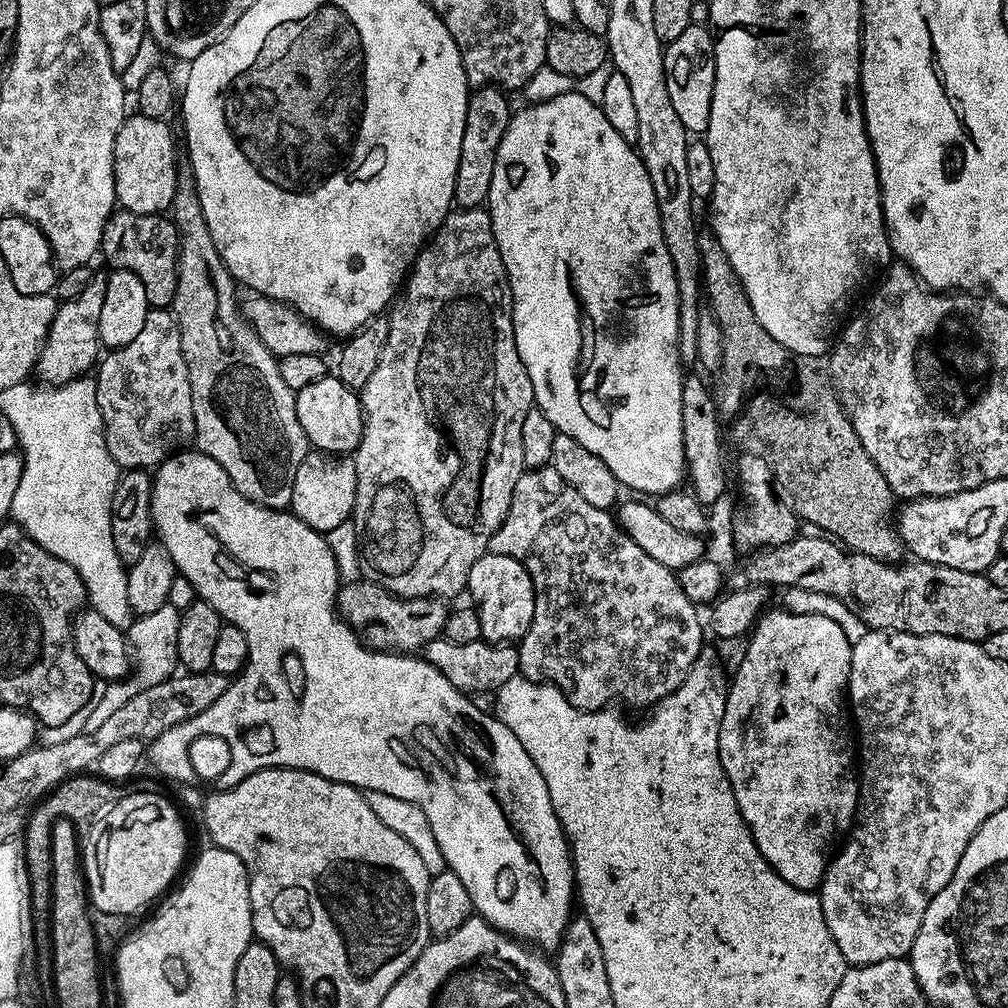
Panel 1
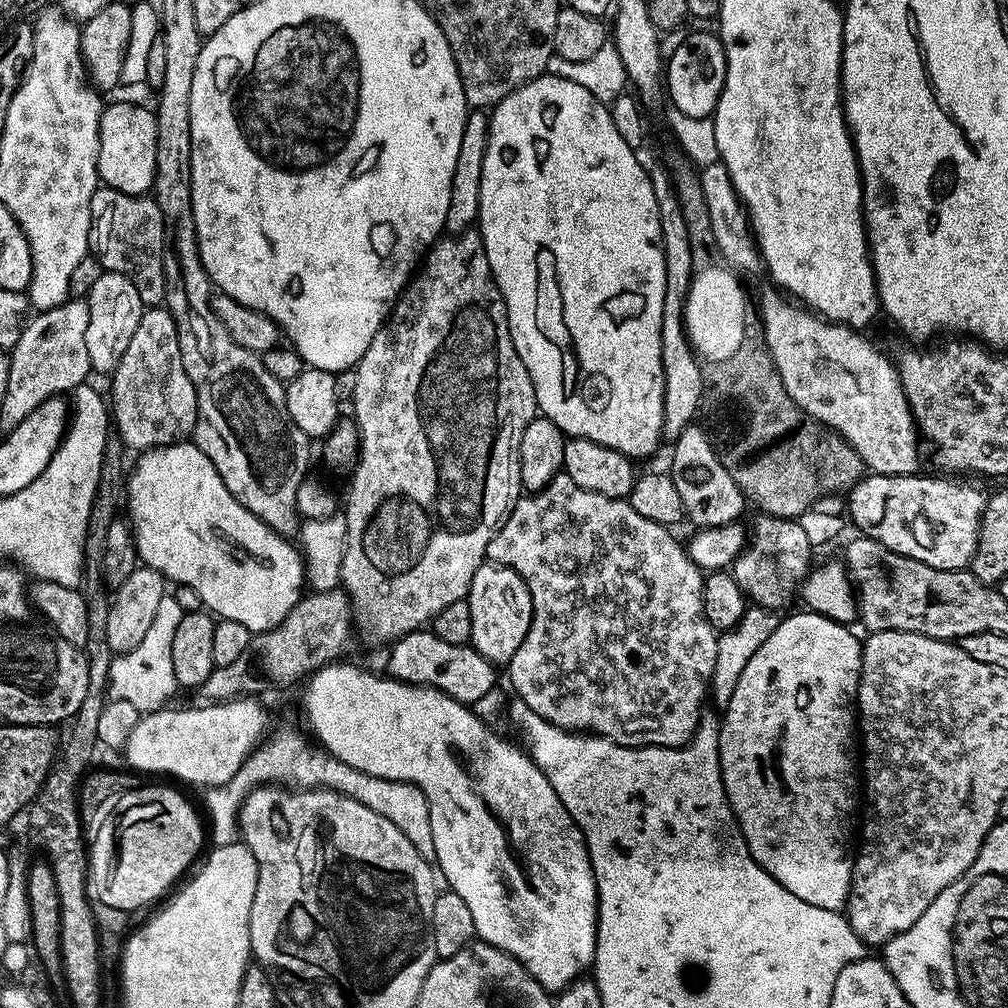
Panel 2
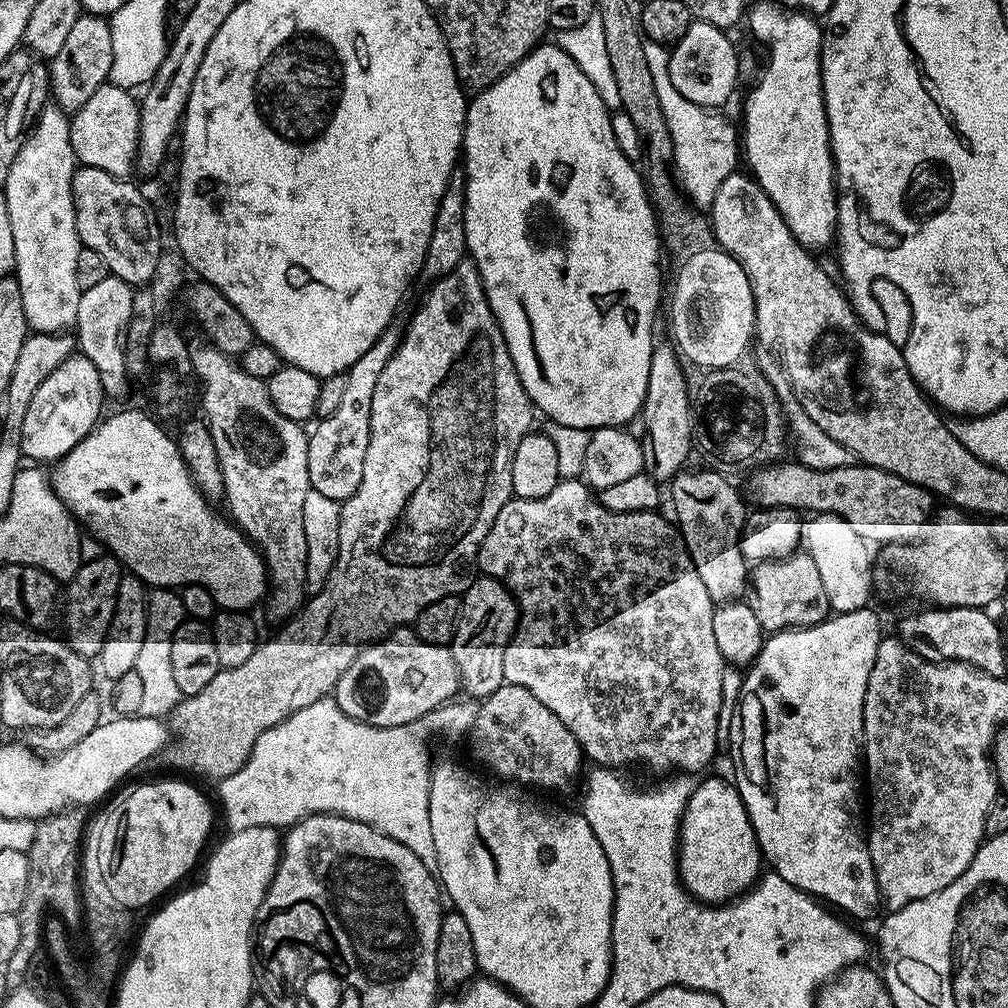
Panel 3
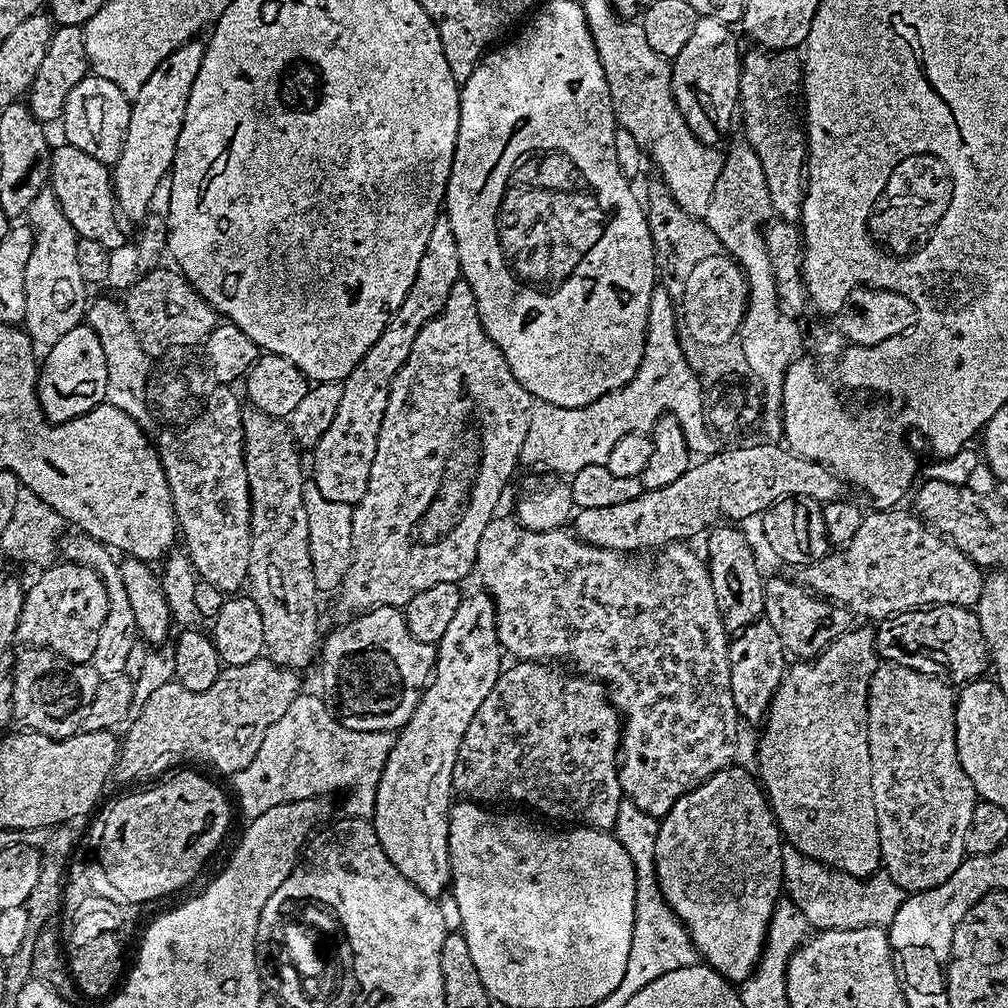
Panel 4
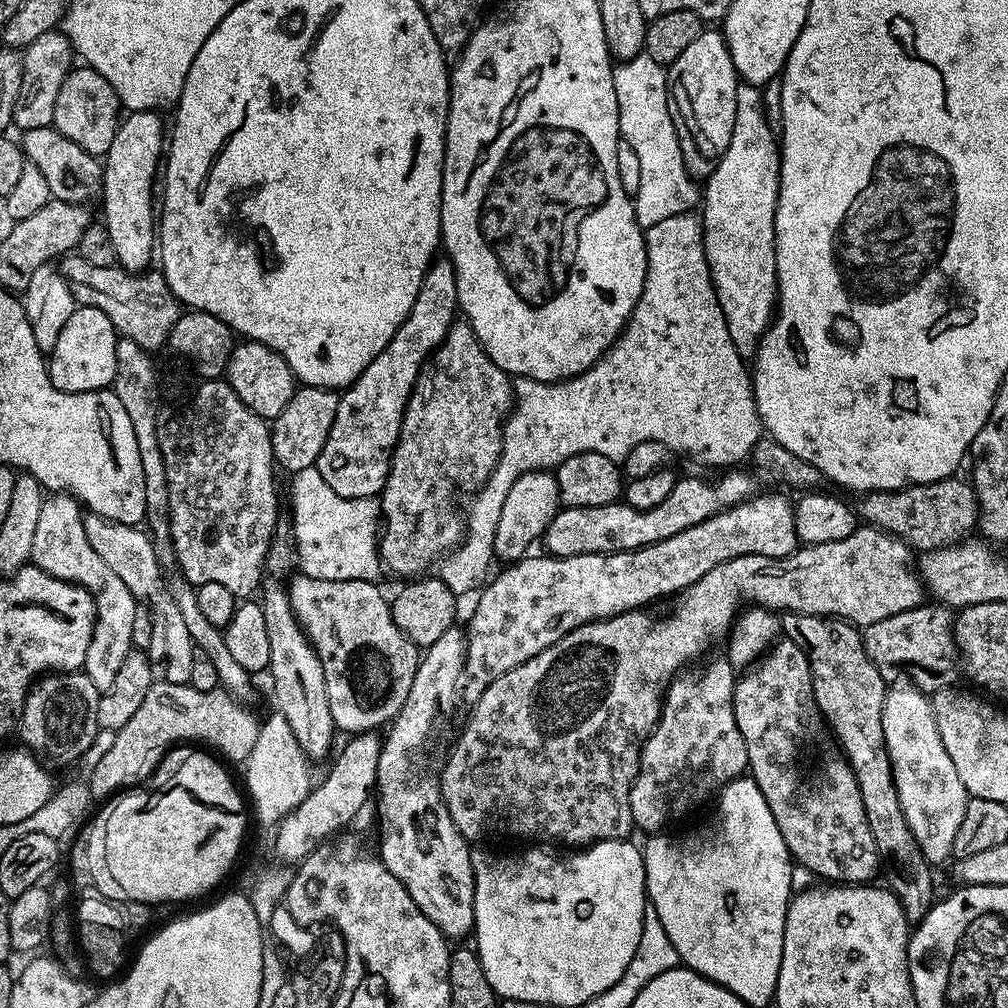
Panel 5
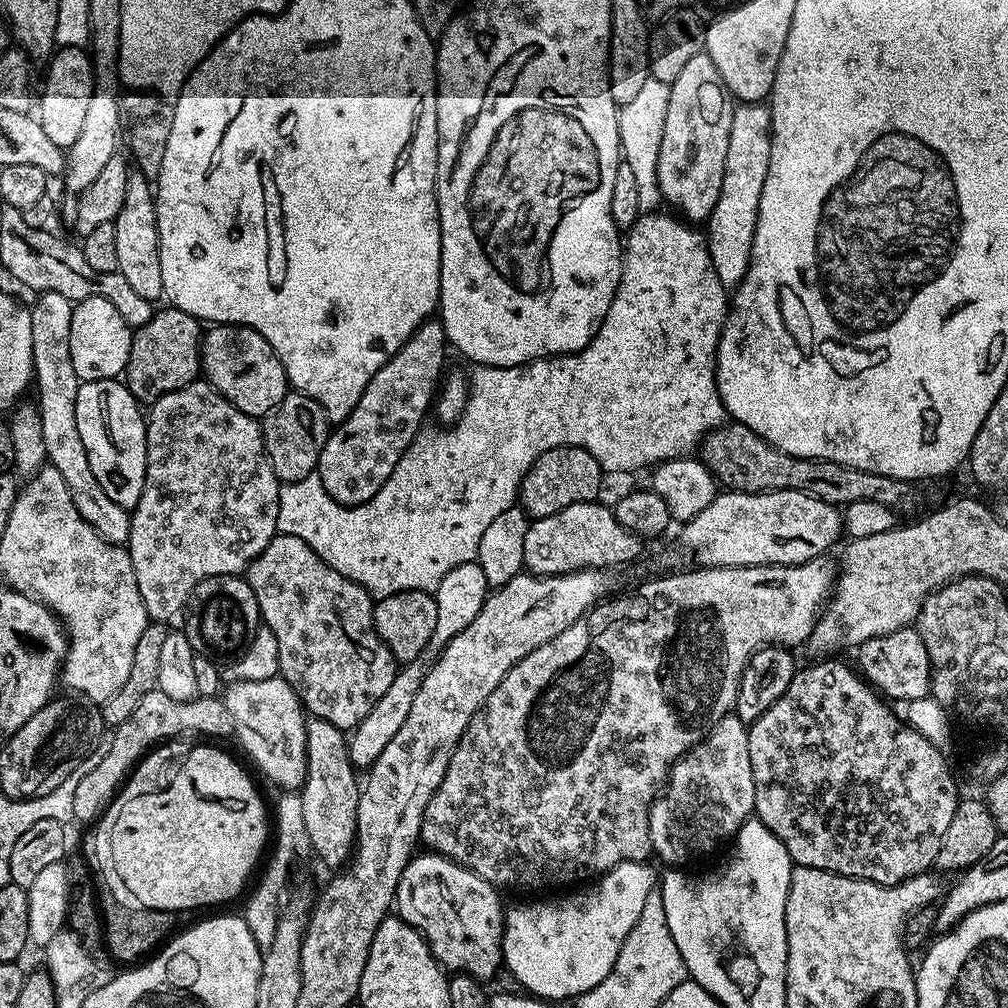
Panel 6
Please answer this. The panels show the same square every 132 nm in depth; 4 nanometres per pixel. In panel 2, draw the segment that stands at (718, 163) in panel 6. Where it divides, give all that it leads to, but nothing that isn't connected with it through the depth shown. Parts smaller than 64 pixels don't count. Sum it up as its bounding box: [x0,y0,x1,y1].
[666,32,728,118]

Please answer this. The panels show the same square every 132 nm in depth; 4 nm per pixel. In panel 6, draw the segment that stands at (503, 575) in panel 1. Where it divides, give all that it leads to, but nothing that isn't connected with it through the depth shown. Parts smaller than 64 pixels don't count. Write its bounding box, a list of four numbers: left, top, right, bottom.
[395,850,505,982]

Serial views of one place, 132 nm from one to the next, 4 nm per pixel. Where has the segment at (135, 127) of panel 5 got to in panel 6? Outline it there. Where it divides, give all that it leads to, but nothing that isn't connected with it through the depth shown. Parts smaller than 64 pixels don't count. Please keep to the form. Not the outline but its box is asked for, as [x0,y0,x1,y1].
[114,171,164,302]

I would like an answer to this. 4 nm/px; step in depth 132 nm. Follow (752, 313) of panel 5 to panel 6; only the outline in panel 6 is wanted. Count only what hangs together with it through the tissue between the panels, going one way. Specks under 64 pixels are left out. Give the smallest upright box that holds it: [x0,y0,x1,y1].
[706,102,772,288]

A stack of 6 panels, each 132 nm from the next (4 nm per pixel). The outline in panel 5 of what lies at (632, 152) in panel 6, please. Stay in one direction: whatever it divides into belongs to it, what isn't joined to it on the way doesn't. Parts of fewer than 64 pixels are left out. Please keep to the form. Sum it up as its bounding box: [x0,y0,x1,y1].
[612,54,702,230]

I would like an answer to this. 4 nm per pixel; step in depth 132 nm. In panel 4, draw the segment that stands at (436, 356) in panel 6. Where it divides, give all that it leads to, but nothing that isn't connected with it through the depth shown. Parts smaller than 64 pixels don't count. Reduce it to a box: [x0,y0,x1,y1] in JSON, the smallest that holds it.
[310,218,461,506]

